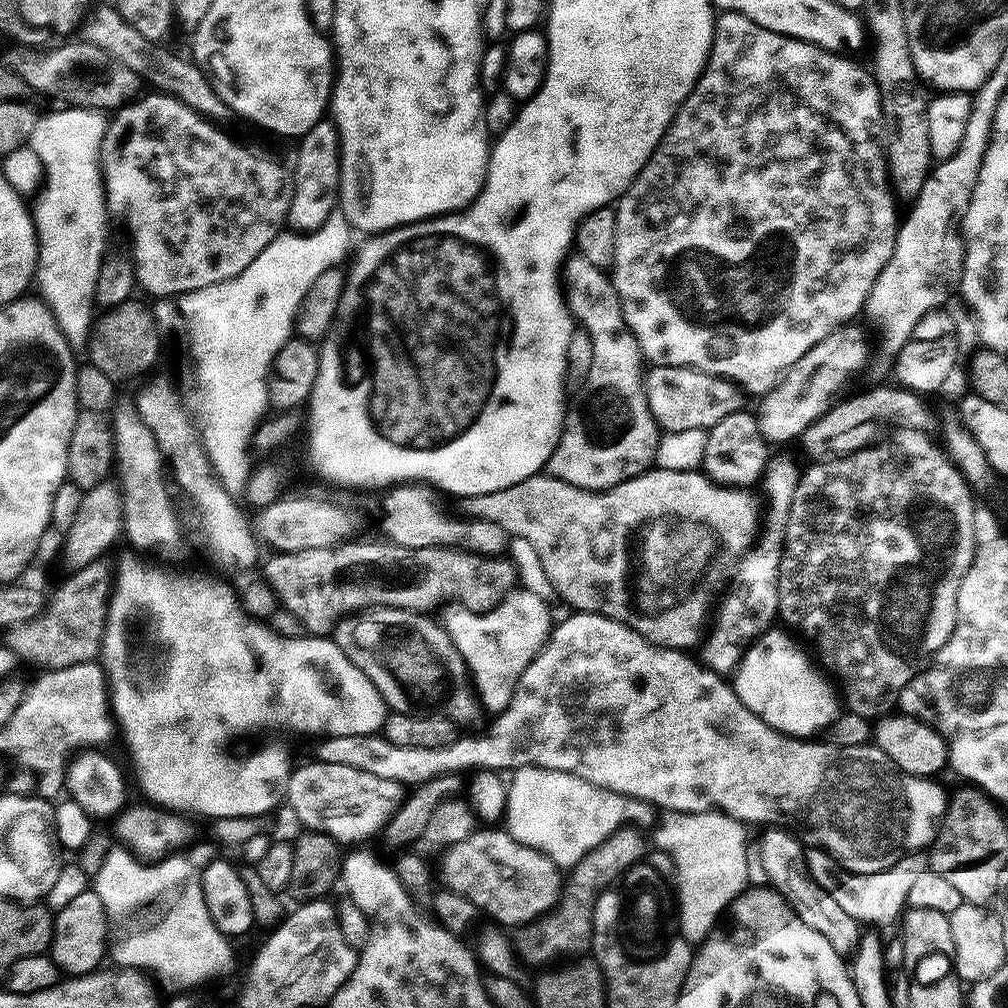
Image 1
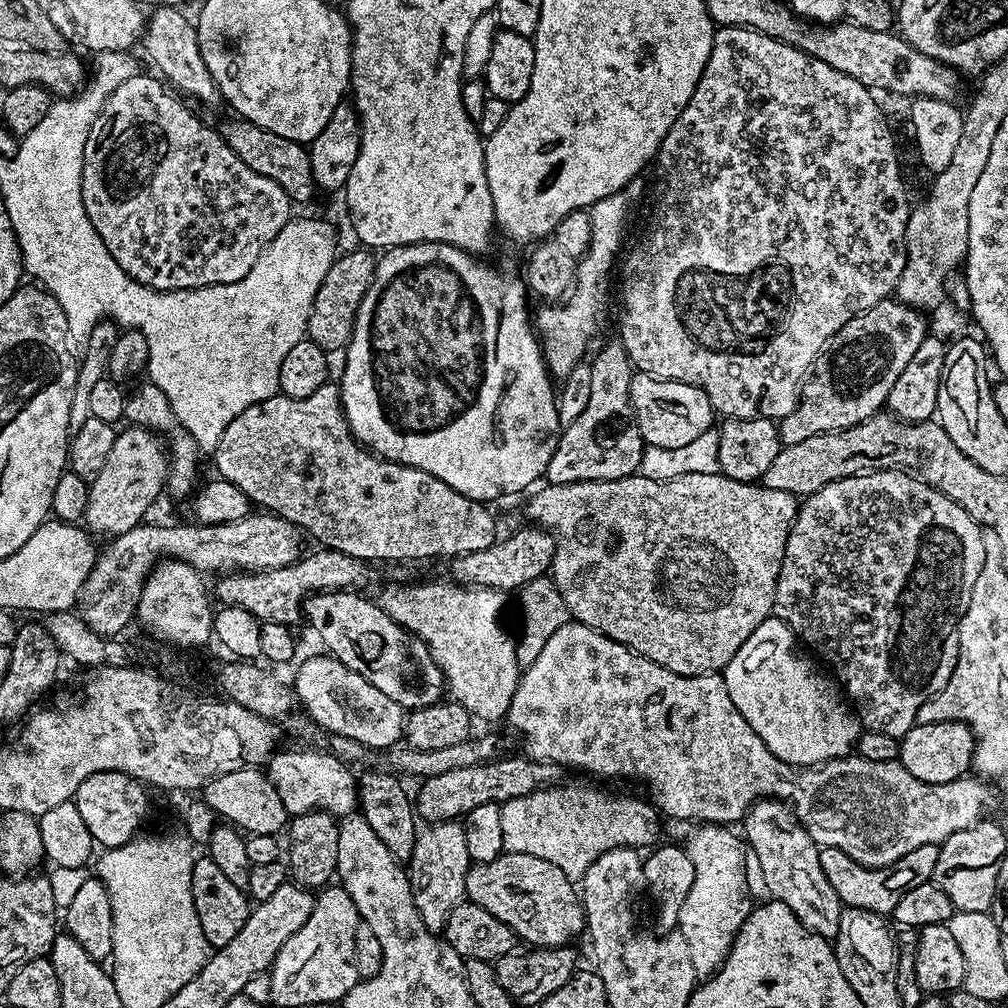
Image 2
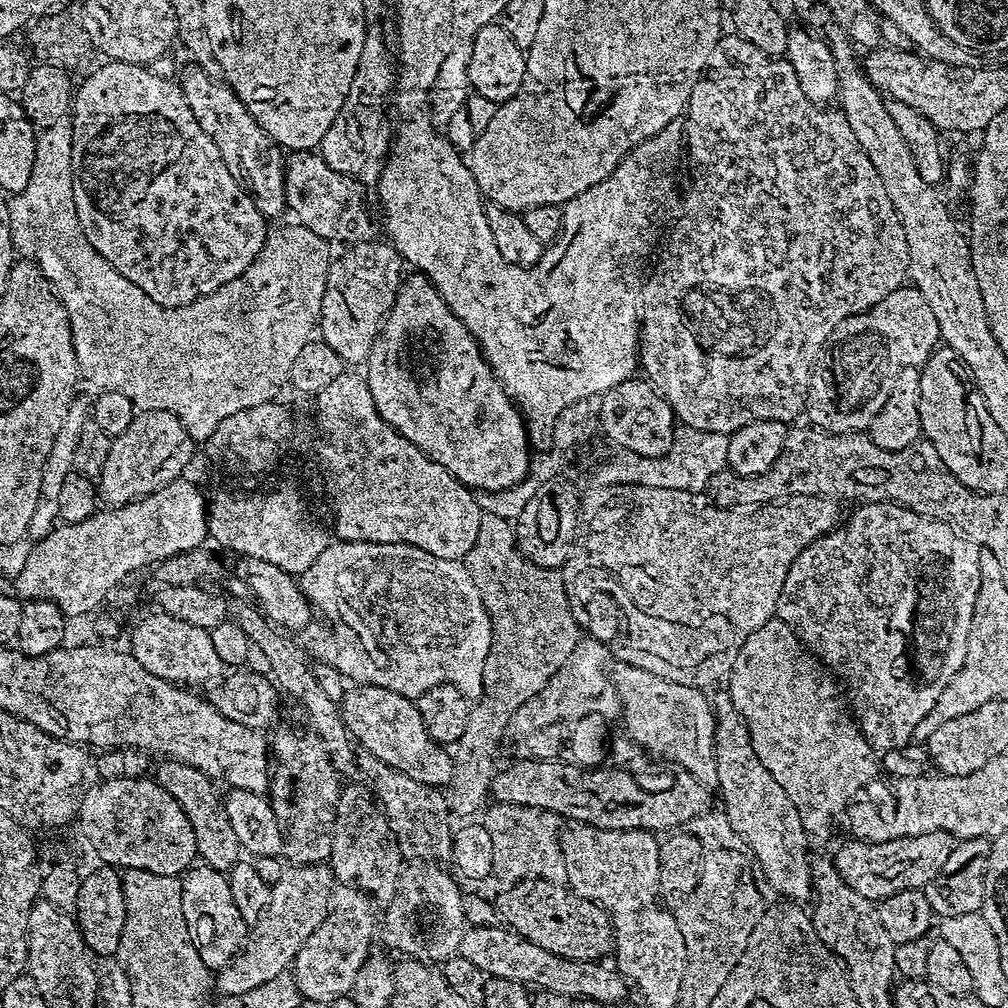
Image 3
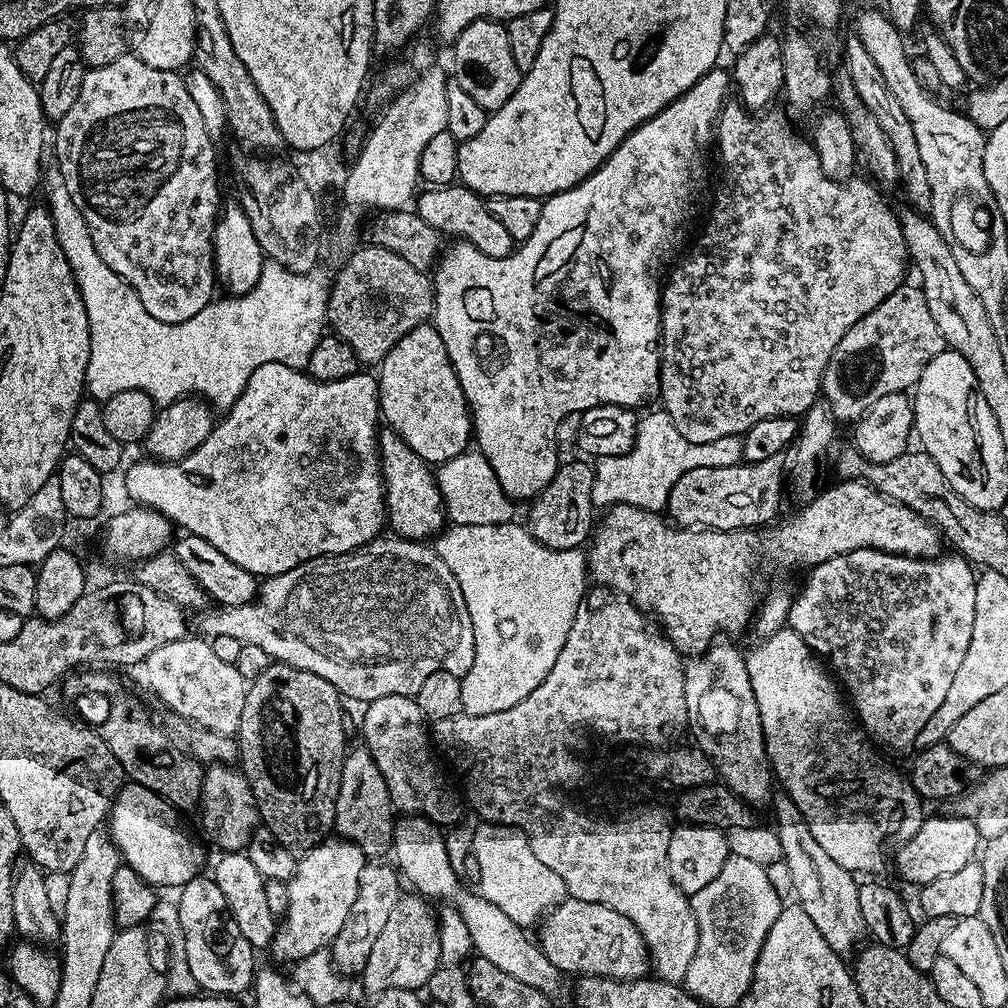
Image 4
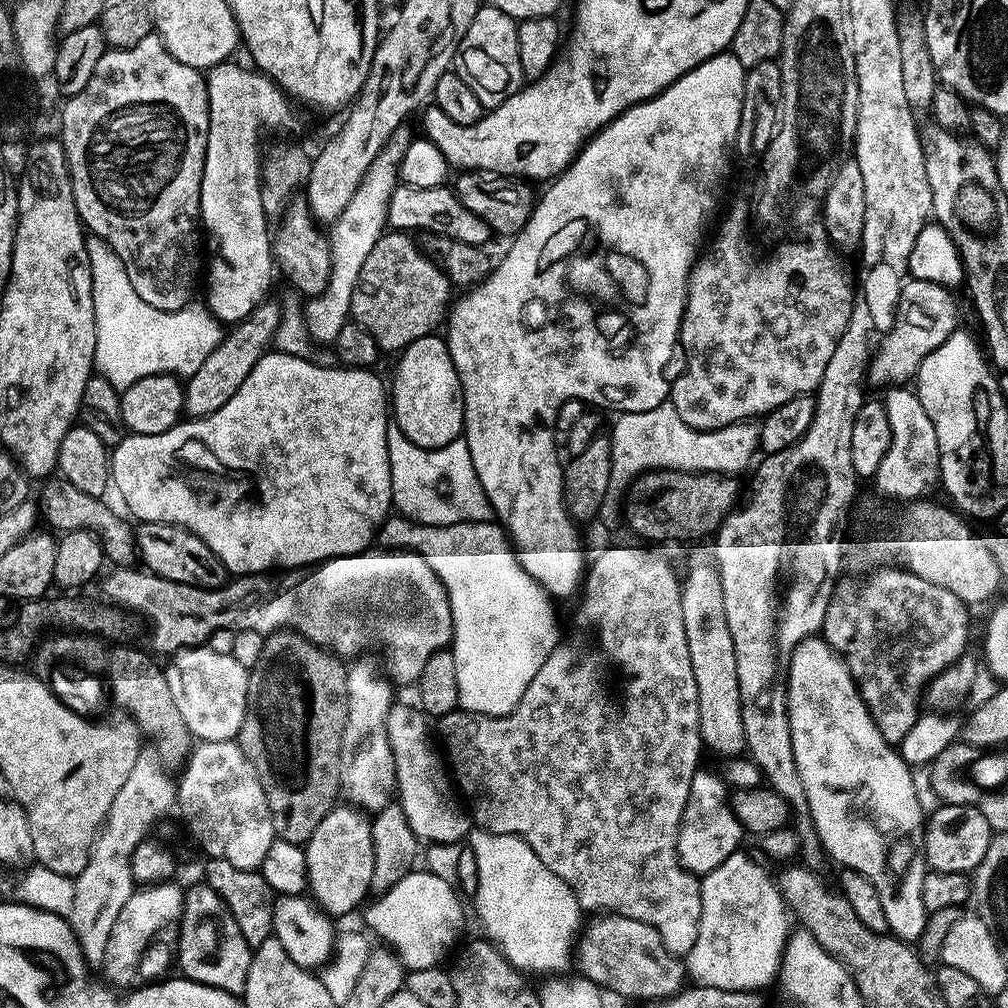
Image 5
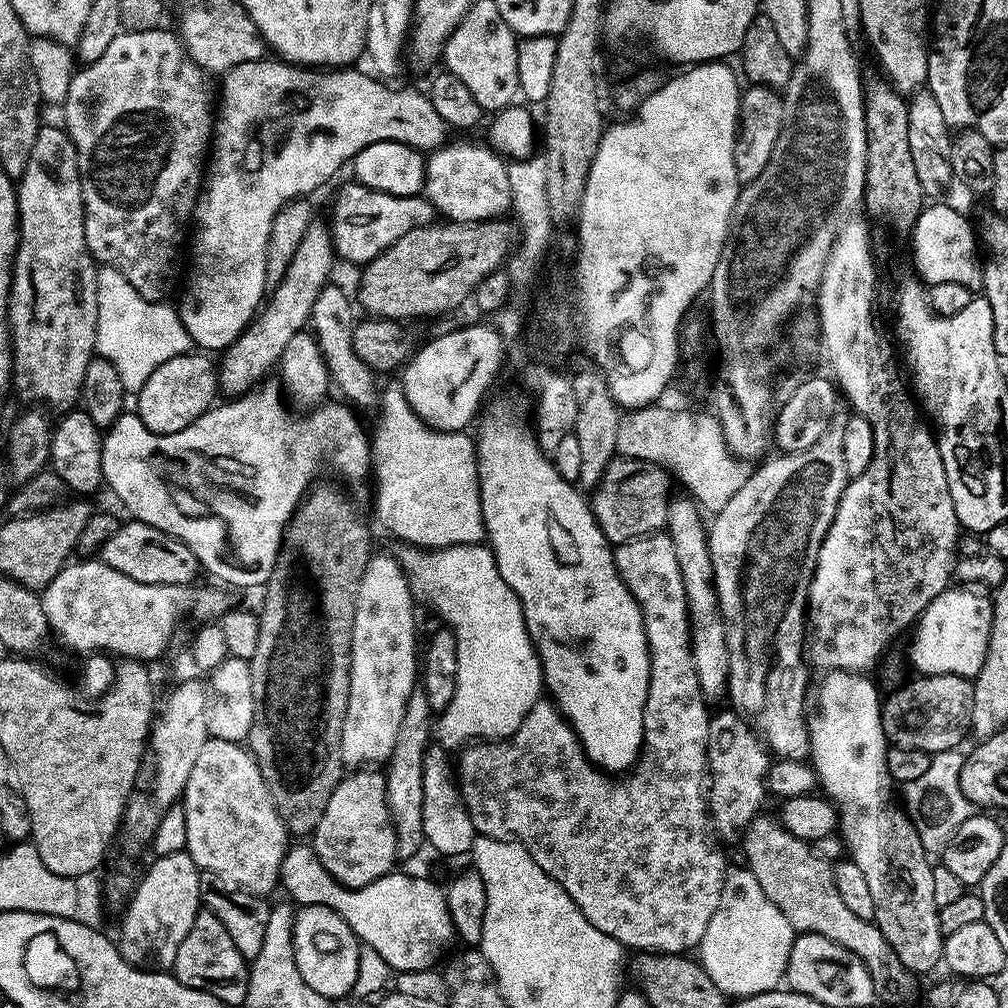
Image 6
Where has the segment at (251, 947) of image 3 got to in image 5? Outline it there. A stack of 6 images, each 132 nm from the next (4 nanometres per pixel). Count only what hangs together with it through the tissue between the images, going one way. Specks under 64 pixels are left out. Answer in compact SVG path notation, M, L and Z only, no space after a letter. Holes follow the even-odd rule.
M334 806L324 815L302 848L307 891L311 899L333 918L344 916L356 907L359 909L365 903L364 895L369 895L374 870L374 846L369 817L359 808L340 807Z

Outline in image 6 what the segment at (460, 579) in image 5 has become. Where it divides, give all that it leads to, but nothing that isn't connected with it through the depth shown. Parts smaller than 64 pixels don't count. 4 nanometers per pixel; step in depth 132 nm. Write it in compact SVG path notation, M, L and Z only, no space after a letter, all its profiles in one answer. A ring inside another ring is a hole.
M403 542L397 543L395 546L397 547L394 549L395 558L400 563L401 570L404 571L404 577L408 579L413 597L420 598L420 596L425 596L436 607L437 614L444 619L441 621L451 628L452 633L456 636L456 645L458 646L458 686L454 690L454 698L450 702L450 706L439 713L438 740L439 736L441 740L439 740L439 743L445 749L453 750L452 748L457 747L456 749L459 749L469 742L505 740L510 734L514 734L514 730L518 730L518 726L522 726L526 714L530 714L530 710L536 705L537 700L541 699L542 689L544 688L544 671L540 668L540 659L536 653L536 647L532 645L532 639L526 630L524 611L520 605L520 600L514 594L514 590L510 590L510 586L502 578L502 574L496 565L495 554L492 553L491 547L484 542L479 544L455 544L449 548L434 548L431 550L425 550L416 547L414 544L405 544Z

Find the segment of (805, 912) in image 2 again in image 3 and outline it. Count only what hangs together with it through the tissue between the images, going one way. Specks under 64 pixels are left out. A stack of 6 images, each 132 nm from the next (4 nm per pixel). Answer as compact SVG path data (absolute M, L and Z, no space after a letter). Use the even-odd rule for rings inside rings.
M727 691L714 696L716 713L716 778L720 796L724 799L722 811L734 829L742 836L751 859L762 870L766 882L780 898L788 902L811 901L814 896L812 865L808 858L809 833L802 826L802 818L786 798L786 790L774 782L774 774L758 762L752 739L742 714L734 706Z

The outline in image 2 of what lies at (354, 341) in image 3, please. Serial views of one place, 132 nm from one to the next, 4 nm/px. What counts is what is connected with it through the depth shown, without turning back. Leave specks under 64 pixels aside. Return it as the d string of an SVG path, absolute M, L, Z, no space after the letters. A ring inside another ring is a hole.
M364 252L358 253L357 256L341 255L333 260L326 278L322 278L322 286L318 286L314 306L307 309L307 339L313 340L318 347L329 354L335 353L335 348L343 349L351 341L358 306L366 294L369 279L376 269L377 261L368 260L369 253Z

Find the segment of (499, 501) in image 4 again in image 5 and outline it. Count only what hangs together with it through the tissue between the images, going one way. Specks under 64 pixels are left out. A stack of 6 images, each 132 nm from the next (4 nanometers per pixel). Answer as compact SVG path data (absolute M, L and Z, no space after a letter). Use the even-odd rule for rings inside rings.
M392 426L388 430L388 457L392 467L392 502L399 515L430 526L493 519L492 503L486 498L482 482L478 482L464 439L441 448L419 448L405 438L400 428Z

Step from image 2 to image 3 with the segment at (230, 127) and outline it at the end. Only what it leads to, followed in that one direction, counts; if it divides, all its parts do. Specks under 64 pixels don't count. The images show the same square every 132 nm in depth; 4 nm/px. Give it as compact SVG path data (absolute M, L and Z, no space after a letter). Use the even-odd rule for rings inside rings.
M315 151L287 153L284 161L284 202L289 213L296 215L295 223L301 228L318 234L318 238L335 242L345 240L345 245L367 244L375 241L378 224L368 213L364 201L364 188L355 176L343 176L330 170Z

